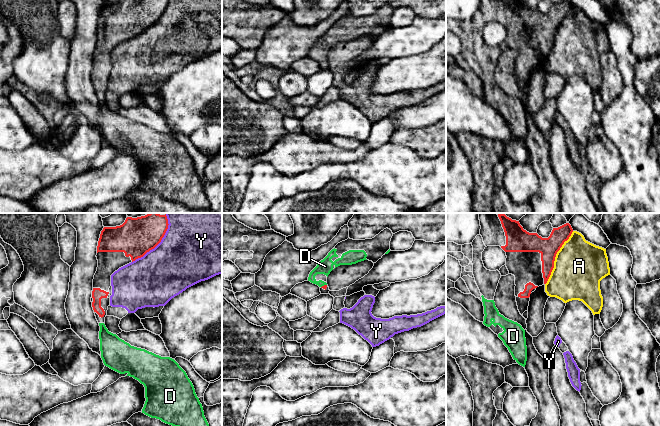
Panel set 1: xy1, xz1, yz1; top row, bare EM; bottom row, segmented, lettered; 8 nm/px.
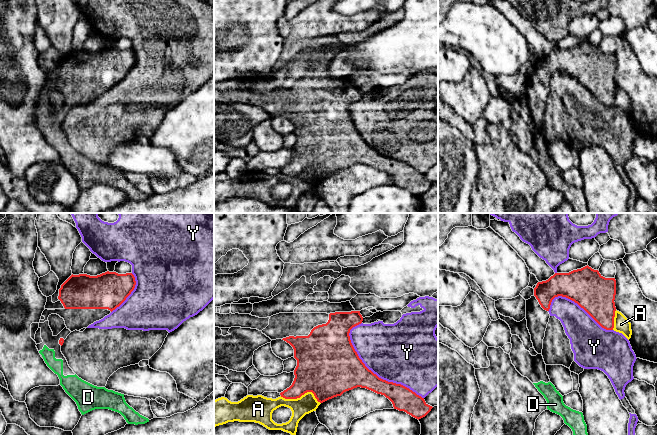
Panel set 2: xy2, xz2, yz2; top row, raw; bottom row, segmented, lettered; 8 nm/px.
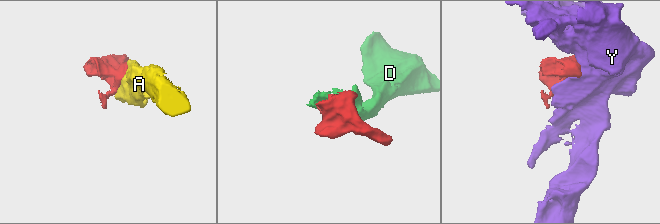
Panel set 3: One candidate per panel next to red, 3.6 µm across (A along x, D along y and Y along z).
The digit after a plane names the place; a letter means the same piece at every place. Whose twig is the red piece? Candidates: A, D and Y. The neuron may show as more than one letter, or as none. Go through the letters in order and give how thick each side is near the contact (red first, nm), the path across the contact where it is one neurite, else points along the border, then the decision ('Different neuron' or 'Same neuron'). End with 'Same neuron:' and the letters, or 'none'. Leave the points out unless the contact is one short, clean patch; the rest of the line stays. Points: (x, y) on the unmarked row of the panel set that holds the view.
A: Thickness 160 nm (red) against 420 nm. Different neuron
D: Thickness 30 nm (red) against 120 nm. Path across: xz1 (325, 62), (324, 61), (313, 51), (325, 42). Same neuron
Y: Thickness 300 nm (red) against 480 nm. Different neuron
Same neuron: D

